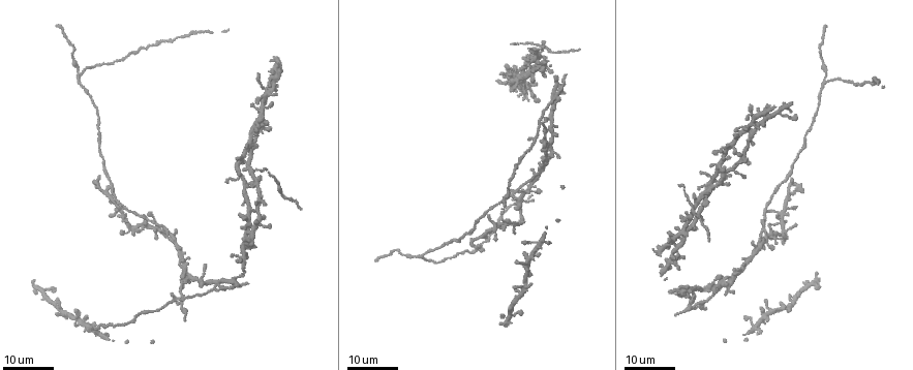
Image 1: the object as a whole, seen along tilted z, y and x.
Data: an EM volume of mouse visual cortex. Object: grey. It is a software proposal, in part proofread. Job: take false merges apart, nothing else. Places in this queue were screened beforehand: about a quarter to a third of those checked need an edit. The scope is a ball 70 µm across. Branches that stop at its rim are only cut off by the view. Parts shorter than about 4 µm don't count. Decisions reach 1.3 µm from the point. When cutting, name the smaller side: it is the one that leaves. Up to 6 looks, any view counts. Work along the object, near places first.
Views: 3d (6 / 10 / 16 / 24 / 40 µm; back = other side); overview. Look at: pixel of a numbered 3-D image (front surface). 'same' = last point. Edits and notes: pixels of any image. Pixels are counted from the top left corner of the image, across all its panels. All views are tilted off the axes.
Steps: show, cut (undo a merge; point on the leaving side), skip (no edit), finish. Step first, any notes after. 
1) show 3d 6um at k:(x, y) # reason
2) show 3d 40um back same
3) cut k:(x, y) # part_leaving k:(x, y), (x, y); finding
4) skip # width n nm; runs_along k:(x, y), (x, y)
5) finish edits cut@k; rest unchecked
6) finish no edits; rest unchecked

show 3d 24um at 1:(698, 200) # four or more arms meet

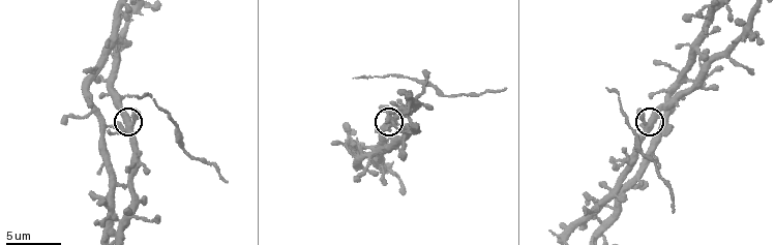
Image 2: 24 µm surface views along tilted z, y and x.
show 3d 6um at 2:(129, 123)

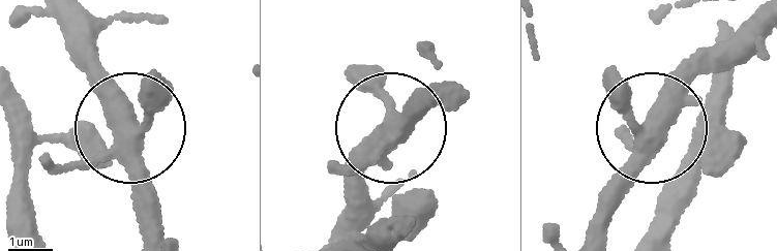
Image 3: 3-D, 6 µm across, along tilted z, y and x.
skip # width 390 nm; runs_along 3:(153, 232), (152, 198), (88, 18); all the same cell

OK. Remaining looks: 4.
show 3d 24um at 1:(158, 227) # looks like a crossing

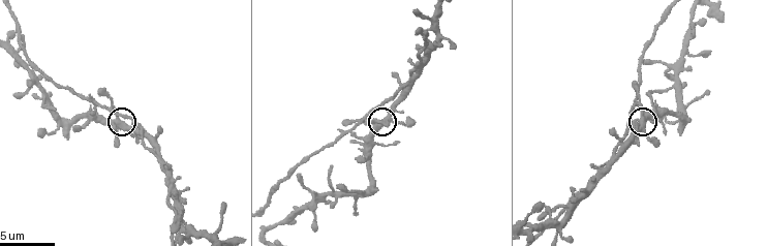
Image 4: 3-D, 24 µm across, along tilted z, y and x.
show 3d 6um at 4:(114, 121)

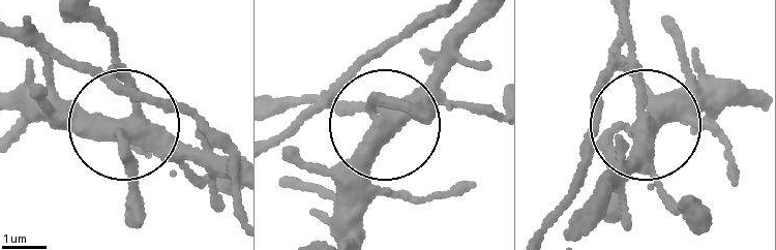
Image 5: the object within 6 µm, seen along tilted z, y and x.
show 3d 6um back at 5:(646, 121)

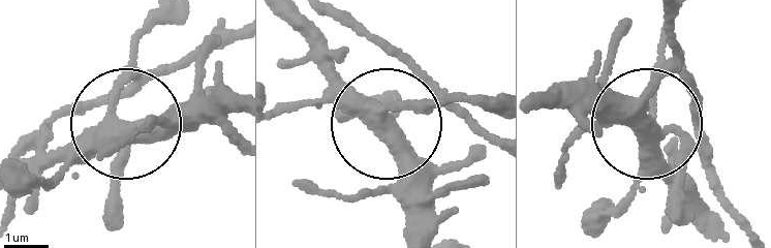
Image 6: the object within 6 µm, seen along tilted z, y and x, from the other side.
skip # side_arm 23 um; runs_along 6:(287, 18), (327, 82), (386, 135), (426, 214); all the same cell

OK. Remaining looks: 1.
finish no edits; rest unchecked

